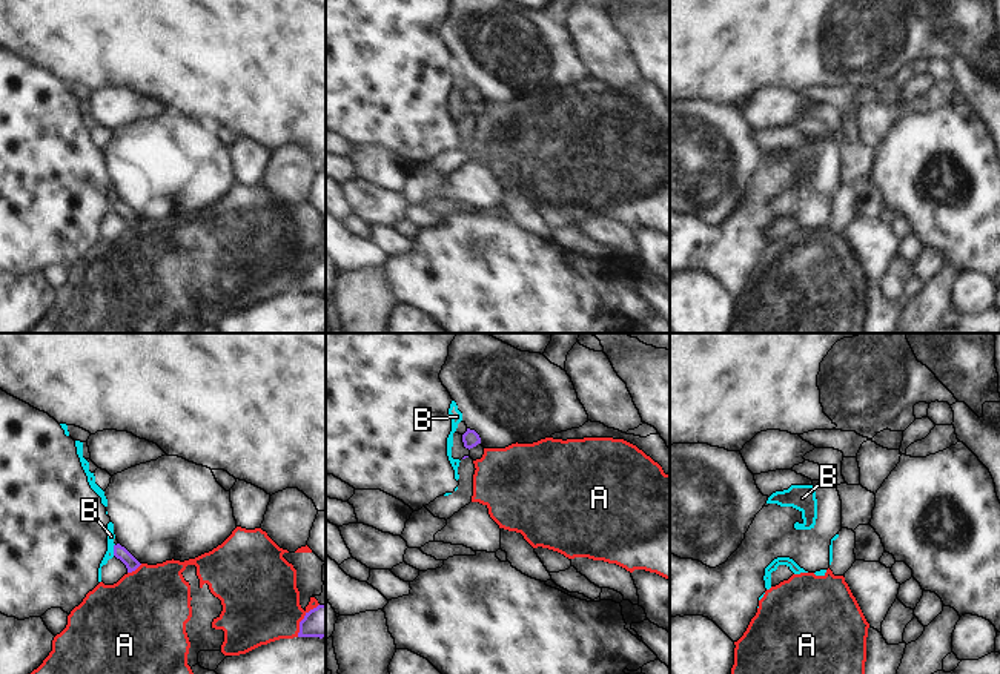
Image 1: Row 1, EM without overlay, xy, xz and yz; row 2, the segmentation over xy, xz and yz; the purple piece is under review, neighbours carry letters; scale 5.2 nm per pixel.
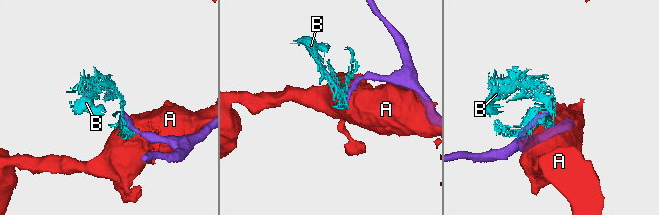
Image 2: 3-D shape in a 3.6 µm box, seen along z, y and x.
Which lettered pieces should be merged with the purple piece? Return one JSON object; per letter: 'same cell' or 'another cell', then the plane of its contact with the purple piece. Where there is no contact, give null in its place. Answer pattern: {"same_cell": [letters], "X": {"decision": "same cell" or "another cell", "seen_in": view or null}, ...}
{"same_cell": [], "A": {"decision": "another cell", "seen_in": "xy"}, "B": {"decision": "another cell", "seen_in": "xy"}}

